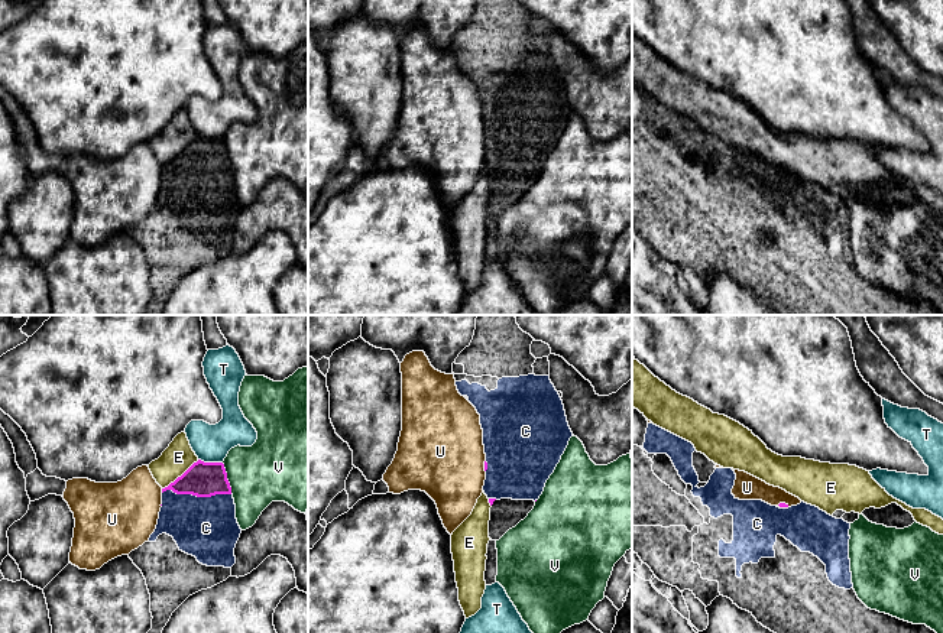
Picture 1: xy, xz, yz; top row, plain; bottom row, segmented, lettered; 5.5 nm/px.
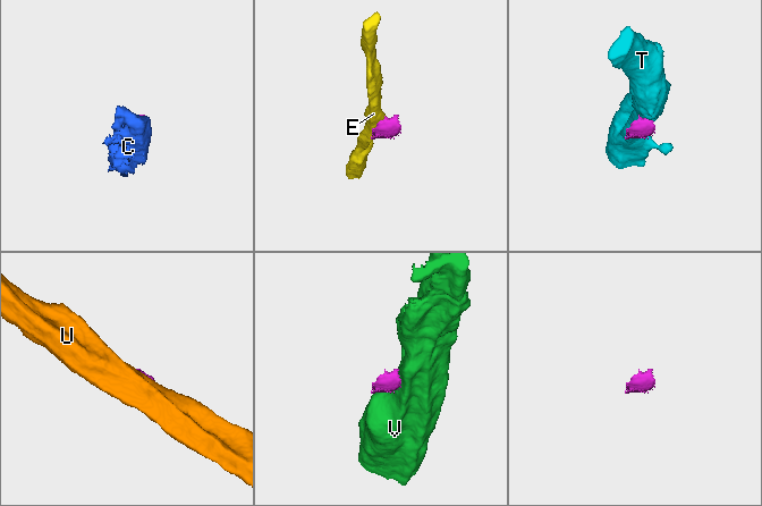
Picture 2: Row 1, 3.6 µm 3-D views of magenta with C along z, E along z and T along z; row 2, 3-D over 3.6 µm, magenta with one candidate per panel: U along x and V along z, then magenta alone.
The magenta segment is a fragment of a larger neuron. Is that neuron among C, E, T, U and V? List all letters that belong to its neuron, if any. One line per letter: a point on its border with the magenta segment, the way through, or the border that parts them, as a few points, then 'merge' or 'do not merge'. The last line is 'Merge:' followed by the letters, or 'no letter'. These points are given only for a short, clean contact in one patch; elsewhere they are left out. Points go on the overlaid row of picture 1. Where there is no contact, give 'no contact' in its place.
C: contact xy (197, 496); merge
E: contact xy (181, 476); do not merge
T: contact xy (210, 463); border xy (198, 458), (222, 463); do not merge
U: contact yz (783, 506); do not merge
V: contact xy (226, 479); do not merge
Merge: C

